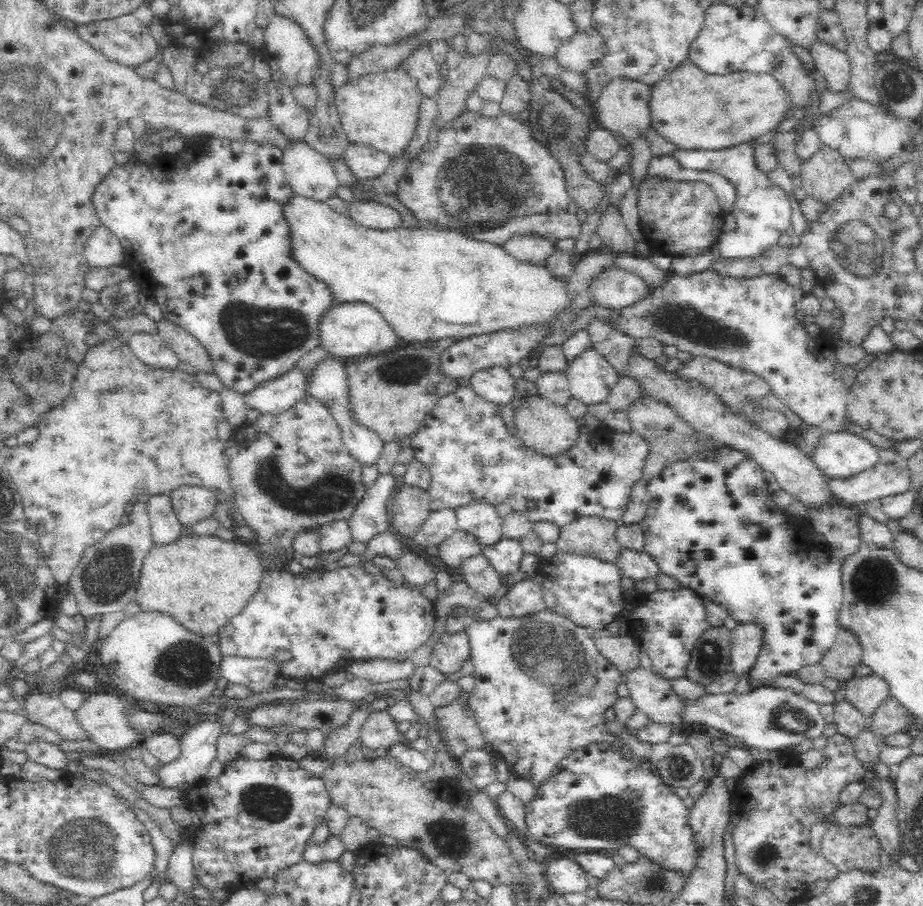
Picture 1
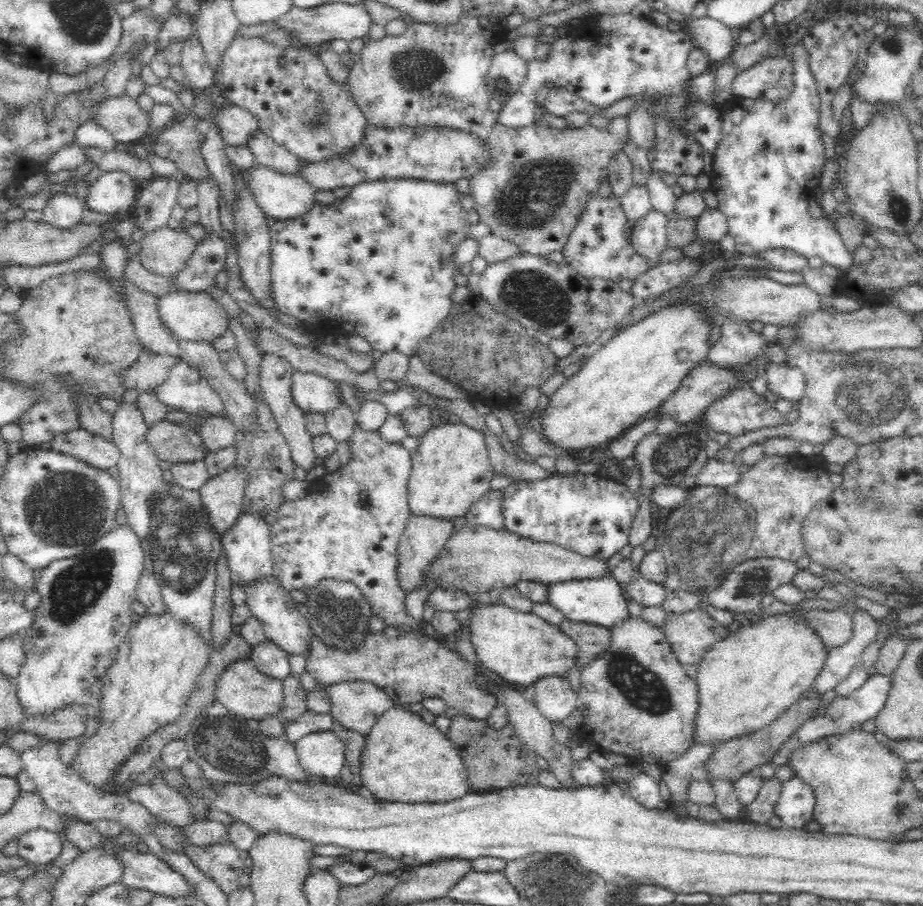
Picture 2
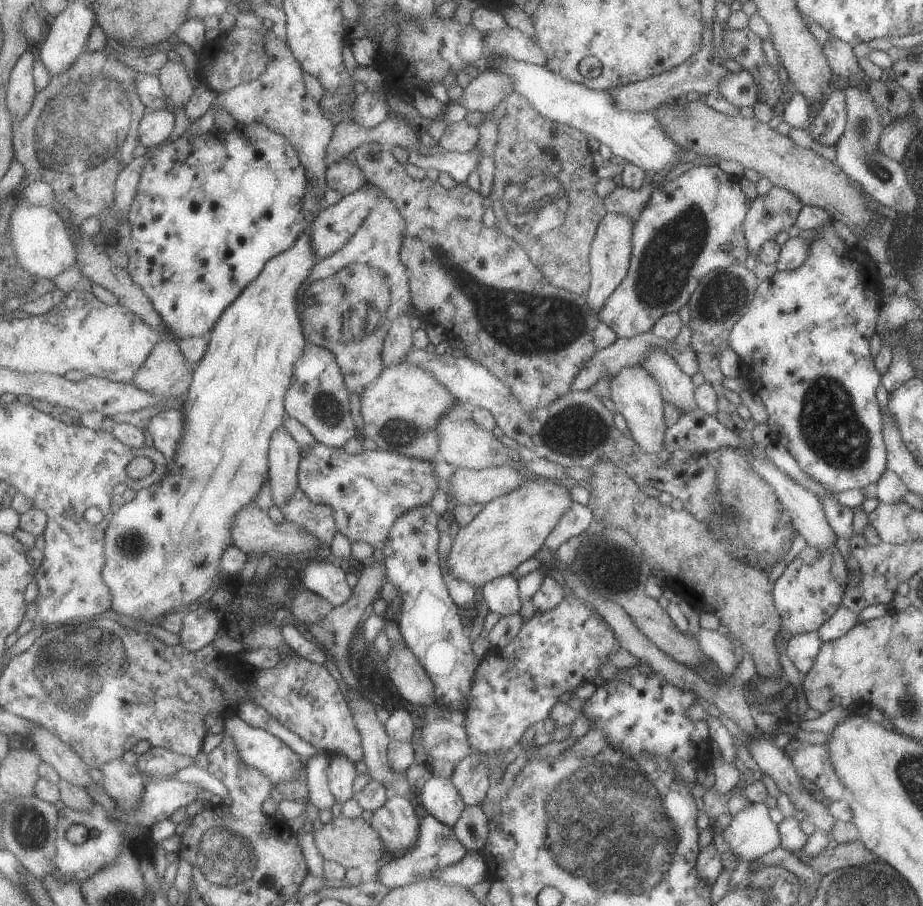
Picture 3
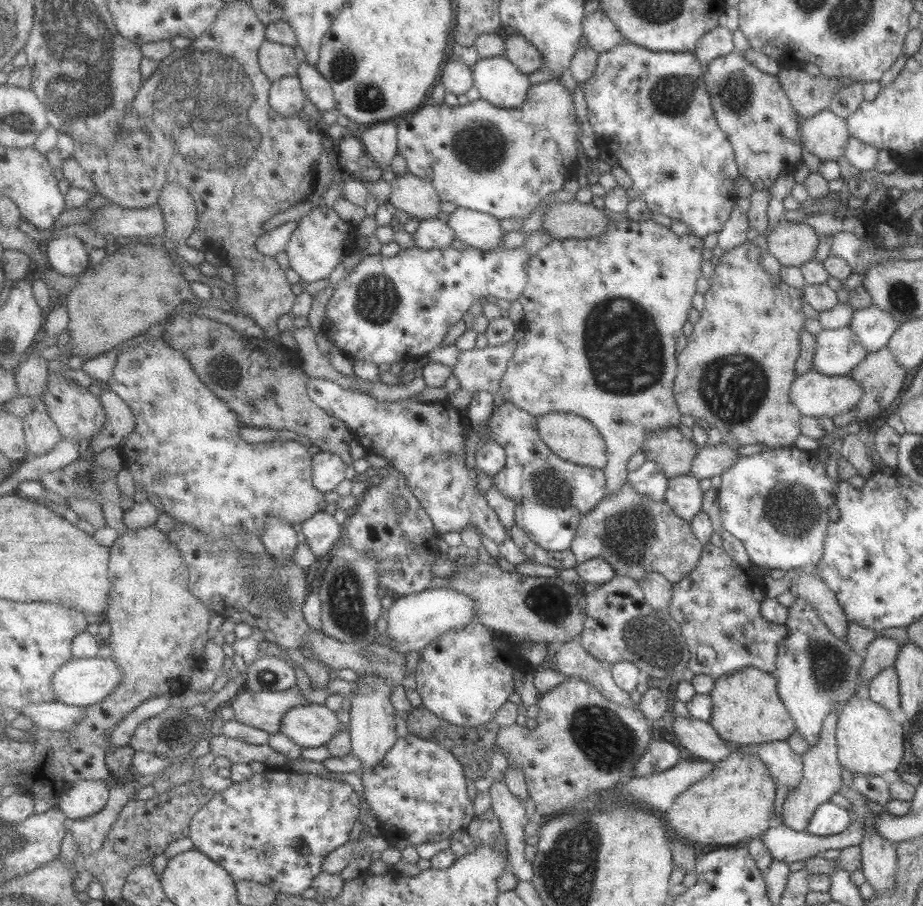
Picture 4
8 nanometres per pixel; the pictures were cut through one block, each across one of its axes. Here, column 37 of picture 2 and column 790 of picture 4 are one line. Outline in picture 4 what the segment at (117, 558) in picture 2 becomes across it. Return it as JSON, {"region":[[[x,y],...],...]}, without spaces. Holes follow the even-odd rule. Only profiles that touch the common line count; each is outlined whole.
{"region":[[[795,579],[790,580],[788,591],[795,597],[795,602],[788,608],[788,618],[783,625],[785,636],[777,643],[773,676],[777,679],[777,694],[793,720],[795,731],[811,747],[818,740],[825,715],[833,707],[845,705],[845,701],[855,695],[863,657],[852,652],[844,639],[831,634],[815,610],[796,594],[794,582]]]}

